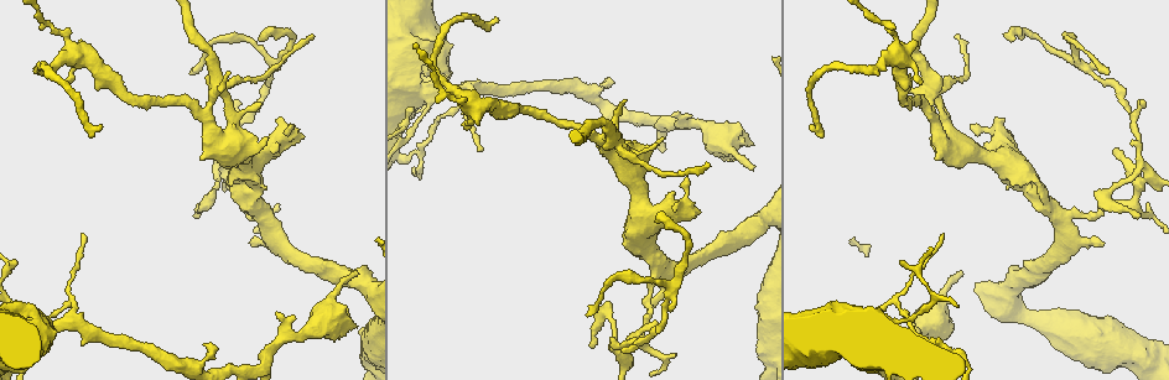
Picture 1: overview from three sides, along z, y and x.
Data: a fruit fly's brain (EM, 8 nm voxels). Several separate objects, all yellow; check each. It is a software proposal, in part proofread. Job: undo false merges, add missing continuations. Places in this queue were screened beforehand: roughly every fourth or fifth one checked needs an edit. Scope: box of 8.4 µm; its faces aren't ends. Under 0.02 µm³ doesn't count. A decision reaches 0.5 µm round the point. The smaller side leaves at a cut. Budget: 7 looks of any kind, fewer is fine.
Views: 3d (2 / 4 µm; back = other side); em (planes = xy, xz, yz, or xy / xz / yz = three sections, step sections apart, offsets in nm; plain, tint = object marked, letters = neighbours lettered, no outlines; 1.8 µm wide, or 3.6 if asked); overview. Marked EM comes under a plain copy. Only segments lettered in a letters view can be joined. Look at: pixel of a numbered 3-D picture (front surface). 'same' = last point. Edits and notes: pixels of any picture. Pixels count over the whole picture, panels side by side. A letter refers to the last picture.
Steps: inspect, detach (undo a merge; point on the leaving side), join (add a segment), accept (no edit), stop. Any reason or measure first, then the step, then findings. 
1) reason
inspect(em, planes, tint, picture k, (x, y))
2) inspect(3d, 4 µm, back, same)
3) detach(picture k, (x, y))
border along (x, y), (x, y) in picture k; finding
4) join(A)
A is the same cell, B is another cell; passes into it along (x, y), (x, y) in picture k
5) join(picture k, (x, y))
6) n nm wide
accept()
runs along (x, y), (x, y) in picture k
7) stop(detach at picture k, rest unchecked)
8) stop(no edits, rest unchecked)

free end
inspect(em, xy, step 8, letters, picture 1, (16, 261))

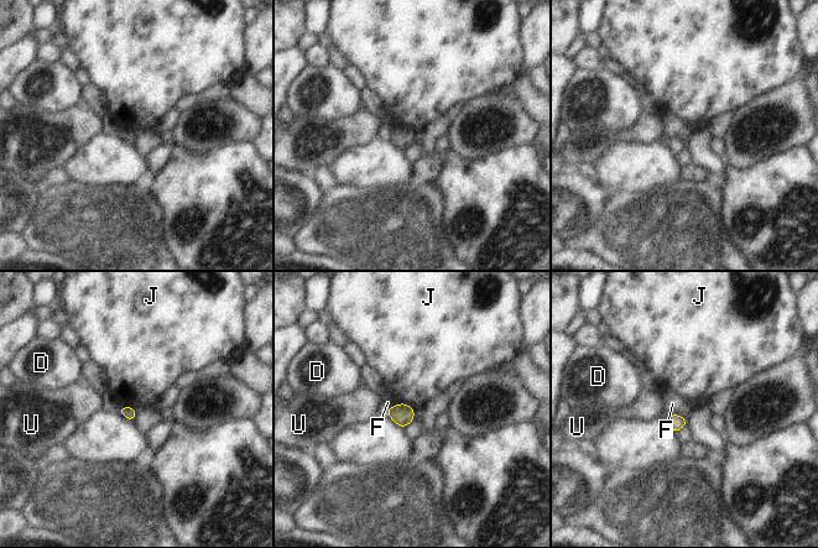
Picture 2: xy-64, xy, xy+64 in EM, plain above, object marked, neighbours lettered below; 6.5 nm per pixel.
F touches over 140 nm
accept()
D, F, J and U are other cells; no lettered segment goes on from it

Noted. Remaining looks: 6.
thin end
inspect(em, xy, step 4, letters, picture 1, (658, 215))

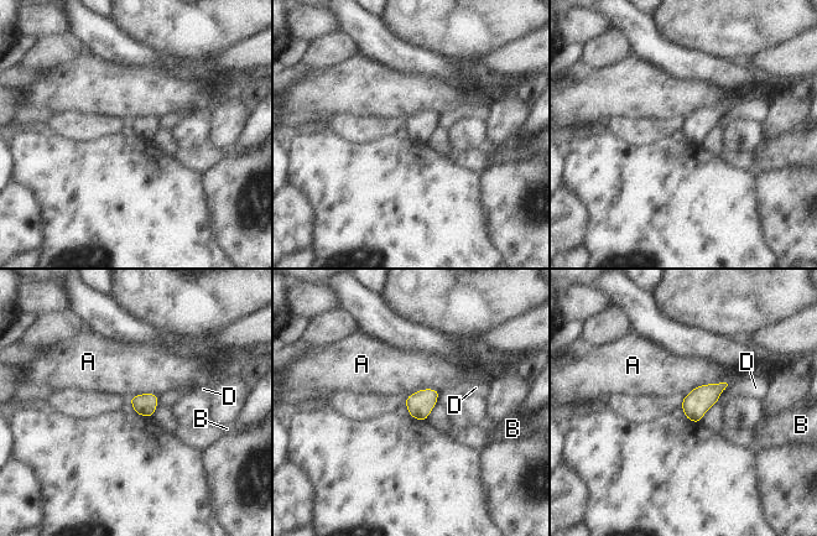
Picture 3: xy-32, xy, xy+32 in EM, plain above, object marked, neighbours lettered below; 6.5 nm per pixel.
accept()
A, B and D are other cells; border along (727, 383), (701, 384), (685, 395) in picture 3; no lettered segment goes on from it

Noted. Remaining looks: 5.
abrupt turn
inspect(em, planes, letters, picture 1, (224, 93))

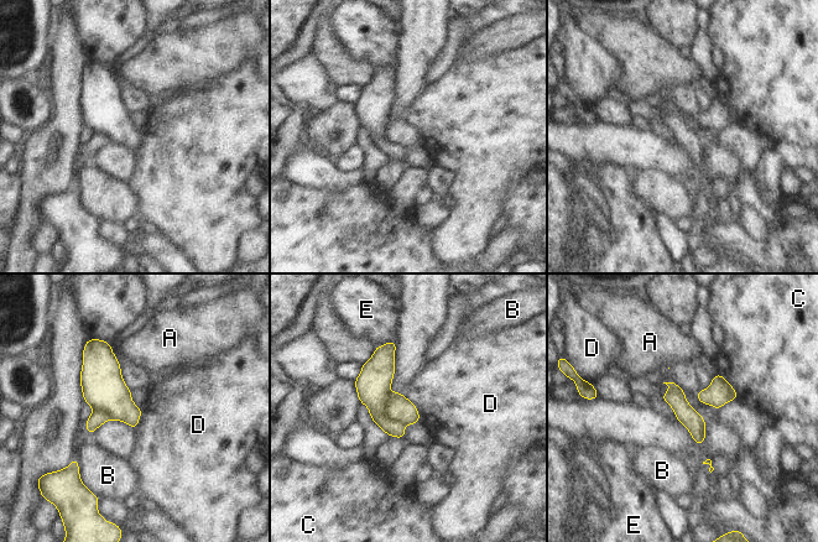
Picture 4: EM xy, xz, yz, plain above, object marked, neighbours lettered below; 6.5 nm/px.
140 nm wide
accept()
A, B, C, D and E are other cells; runs along (672, 386), (699, 441) in picture 4; one neuron here

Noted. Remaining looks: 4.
stop(no edits, rest unchecked)

